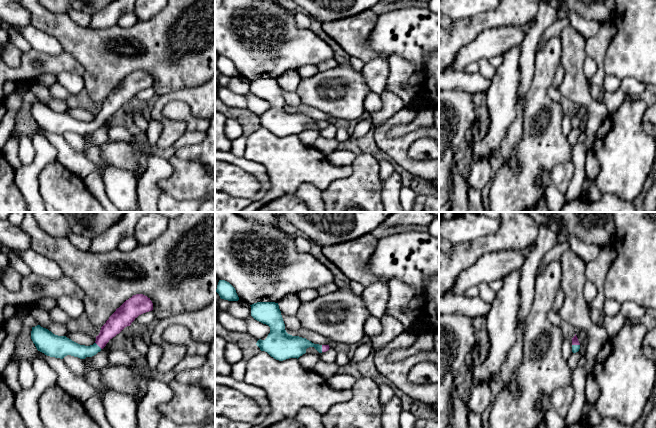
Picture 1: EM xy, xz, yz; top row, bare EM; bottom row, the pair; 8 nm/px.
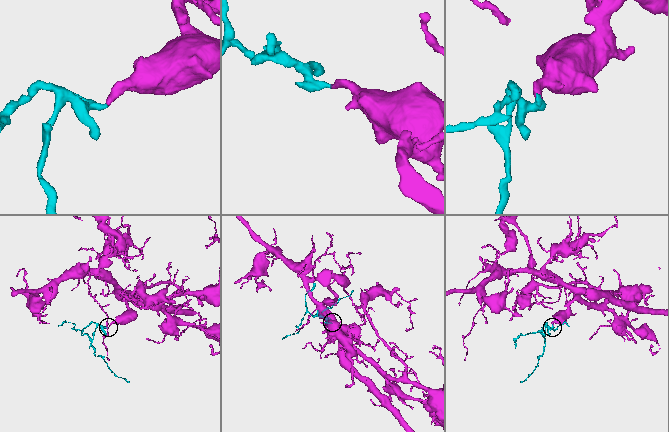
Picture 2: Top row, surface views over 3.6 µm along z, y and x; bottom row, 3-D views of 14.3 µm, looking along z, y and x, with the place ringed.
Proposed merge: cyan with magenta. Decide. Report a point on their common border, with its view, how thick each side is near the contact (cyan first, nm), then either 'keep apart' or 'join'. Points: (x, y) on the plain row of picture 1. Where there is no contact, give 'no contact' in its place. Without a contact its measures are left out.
xy (97, 121) | 140/150 nm | join

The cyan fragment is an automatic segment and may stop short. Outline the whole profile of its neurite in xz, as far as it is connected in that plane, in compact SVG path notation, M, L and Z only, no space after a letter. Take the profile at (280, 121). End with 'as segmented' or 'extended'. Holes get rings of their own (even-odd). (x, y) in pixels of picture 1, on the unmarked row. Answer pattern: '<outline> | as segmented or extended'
M257 78L250 82L251 92L270 103L267 114L259 115L256 121L274 135L279 137L289 134L298 135L306 129L306 125L309 123L314 123L319 129L329 126L329 121L314 120L306 114L288 110L278 79Z | extended

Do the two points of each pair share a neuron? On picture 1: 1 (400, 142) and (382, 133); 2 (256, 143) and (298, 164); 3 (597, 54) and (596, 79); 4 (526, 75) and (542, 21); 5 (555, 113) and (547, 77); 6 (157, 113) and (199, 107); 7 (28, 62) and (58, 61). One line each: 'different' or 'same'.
1: same
2: same
3: same
4: same
5: same
6: same
7: same

